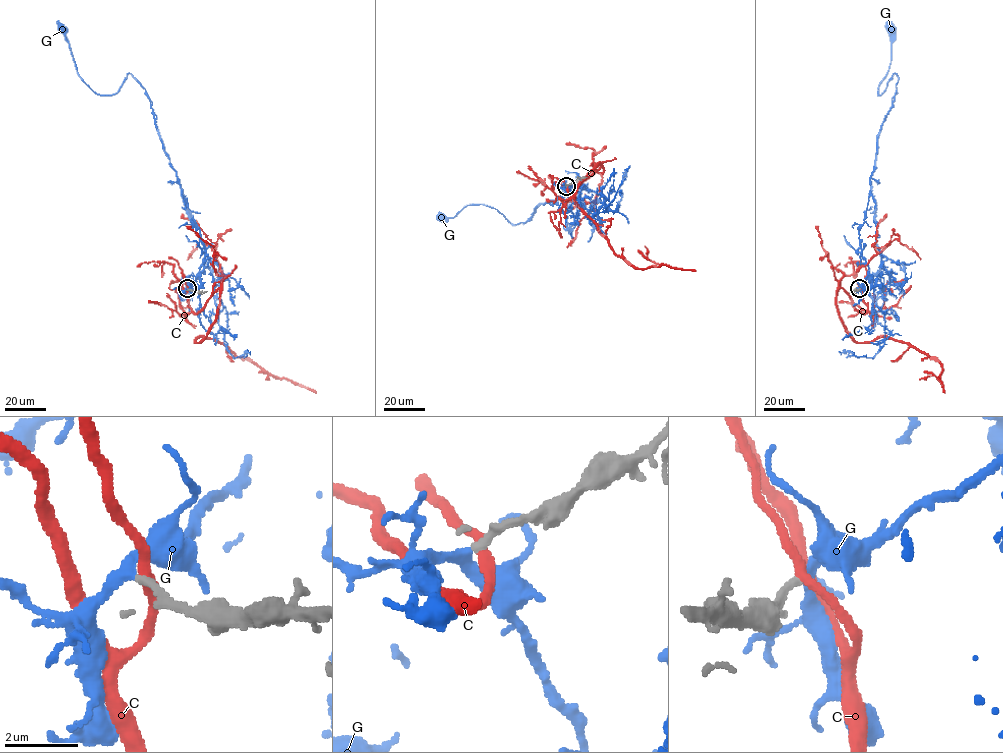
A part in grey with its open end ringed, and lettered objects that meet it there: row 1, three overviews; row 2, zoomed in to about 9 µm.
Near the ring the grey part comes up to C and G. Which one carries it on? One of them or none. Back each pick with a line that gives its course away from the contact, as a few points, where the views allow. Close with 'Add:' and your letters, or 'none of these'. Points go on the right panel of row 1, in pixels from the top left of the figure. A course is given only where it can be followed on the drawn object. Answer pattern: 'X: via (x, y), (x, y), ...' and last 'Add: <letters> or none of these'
G: via (859, 288), (880, 268), (870, 176), (877, 137), (896, 89), (895, 73), (877, 95), (891, 59), (890, 29)
Add: G

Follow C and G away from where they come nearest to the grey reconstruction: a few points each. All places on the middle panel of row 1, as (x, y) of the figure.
C: (567, 186), (570, 194), (600, 163), (579, 183), (575, 199), (615, 254), (638, 268), (666, 265), (695, 271)
G: (566, 186), (584, 207), (557, 197), (540, 203), (525, 223), (512, 224), (482, 204), (441, 217)

